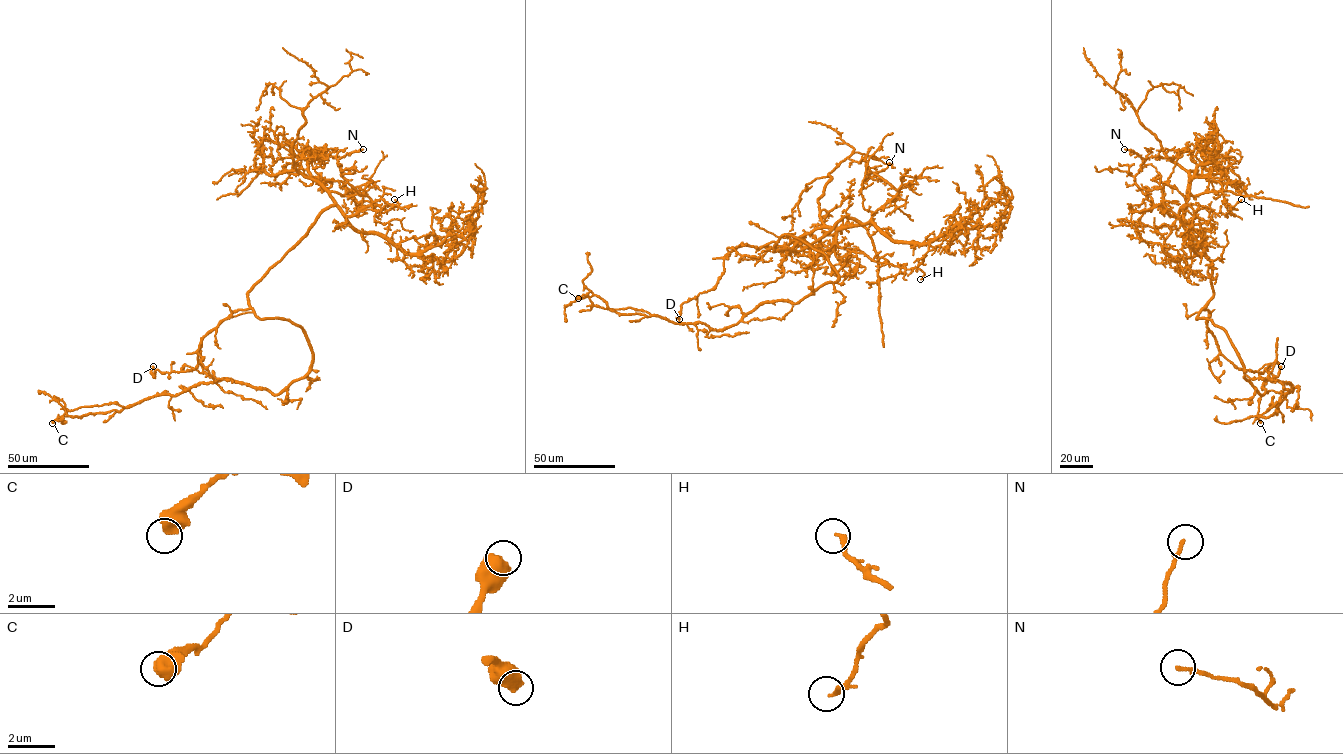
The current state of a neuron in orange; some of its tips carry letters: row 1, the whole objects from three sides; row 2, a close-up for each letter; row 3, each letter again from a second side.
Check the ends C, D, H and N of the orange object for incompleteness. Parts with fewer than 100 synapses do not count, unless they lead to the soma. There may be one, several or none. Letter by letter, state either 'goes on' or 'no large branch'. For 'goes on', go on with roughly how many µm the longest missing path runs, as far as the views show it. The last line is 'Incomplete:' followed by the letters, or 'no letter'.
C: no large branch
D: no large branch
H: no large branch
N: no large branch
Incomplete: no letter

